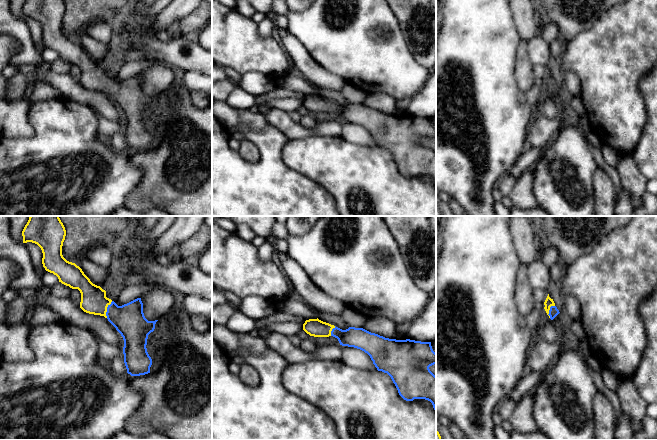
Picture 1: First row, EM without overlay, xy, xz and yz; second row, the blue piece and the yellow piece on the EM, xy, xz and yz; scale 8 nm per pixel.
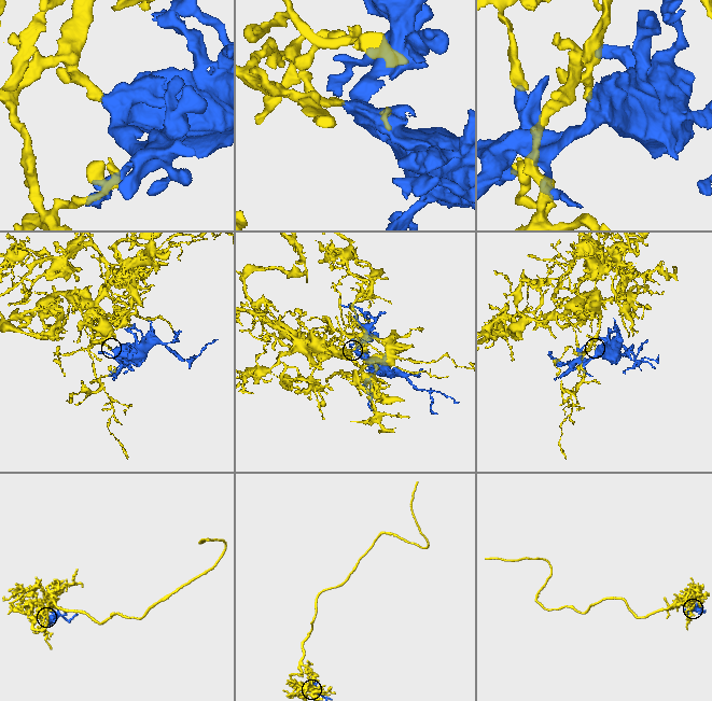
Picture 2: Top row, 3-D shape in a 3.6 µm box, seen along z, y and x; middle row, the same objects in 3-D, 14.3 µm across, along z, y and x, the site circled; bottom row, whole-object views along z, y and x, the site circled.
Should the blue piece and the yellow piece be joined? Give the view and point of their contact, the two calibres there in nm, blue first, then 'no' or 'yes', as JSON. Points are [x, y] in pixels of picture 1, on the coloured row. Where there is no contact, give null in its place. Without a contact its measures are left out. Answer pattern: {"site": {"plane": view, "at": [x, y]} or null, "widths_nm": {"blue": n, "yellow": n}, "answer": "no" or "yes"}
{"site": {"plane": "xy", "at": [107, 309]}, "widths_nm": {"blue": 260, "yellow": 200}, "answer": "yes"}

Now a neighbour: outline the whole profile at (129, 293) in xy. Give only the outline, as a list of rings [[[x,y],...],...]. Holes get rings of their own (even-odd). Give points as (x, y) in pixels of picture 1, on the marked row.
[[[138,284],[127,286],[114,293],[113,301],[118,305],[122,306],[137,298],[140,298],[145,293],[149,292],[153,288],[151,284]]]

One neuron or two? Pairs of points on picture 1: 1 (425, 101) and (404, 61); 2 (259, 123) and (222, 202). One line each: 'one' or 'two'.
1: two
2: two

